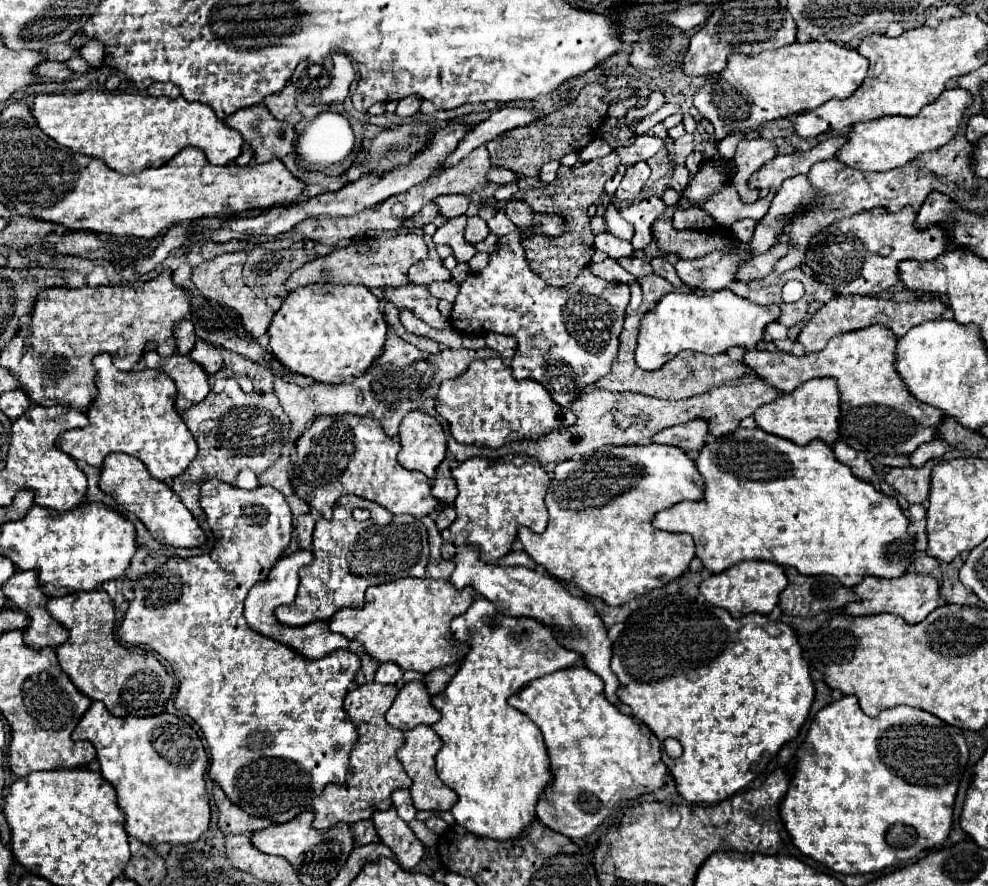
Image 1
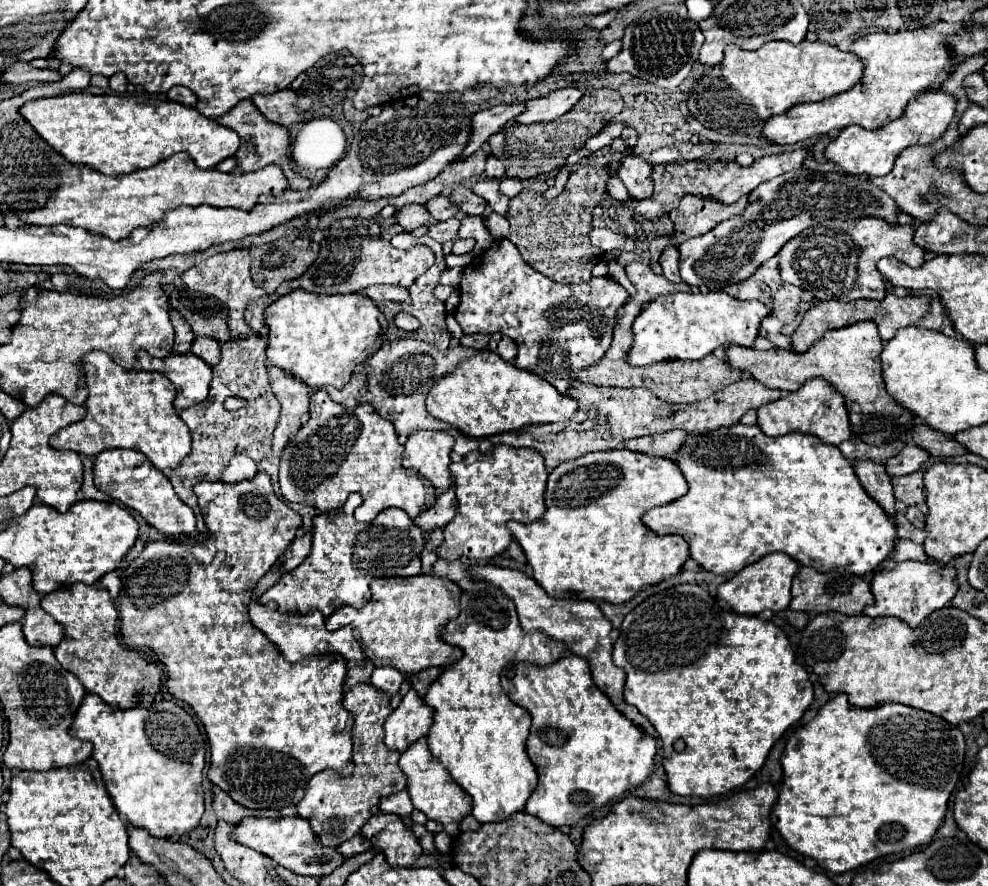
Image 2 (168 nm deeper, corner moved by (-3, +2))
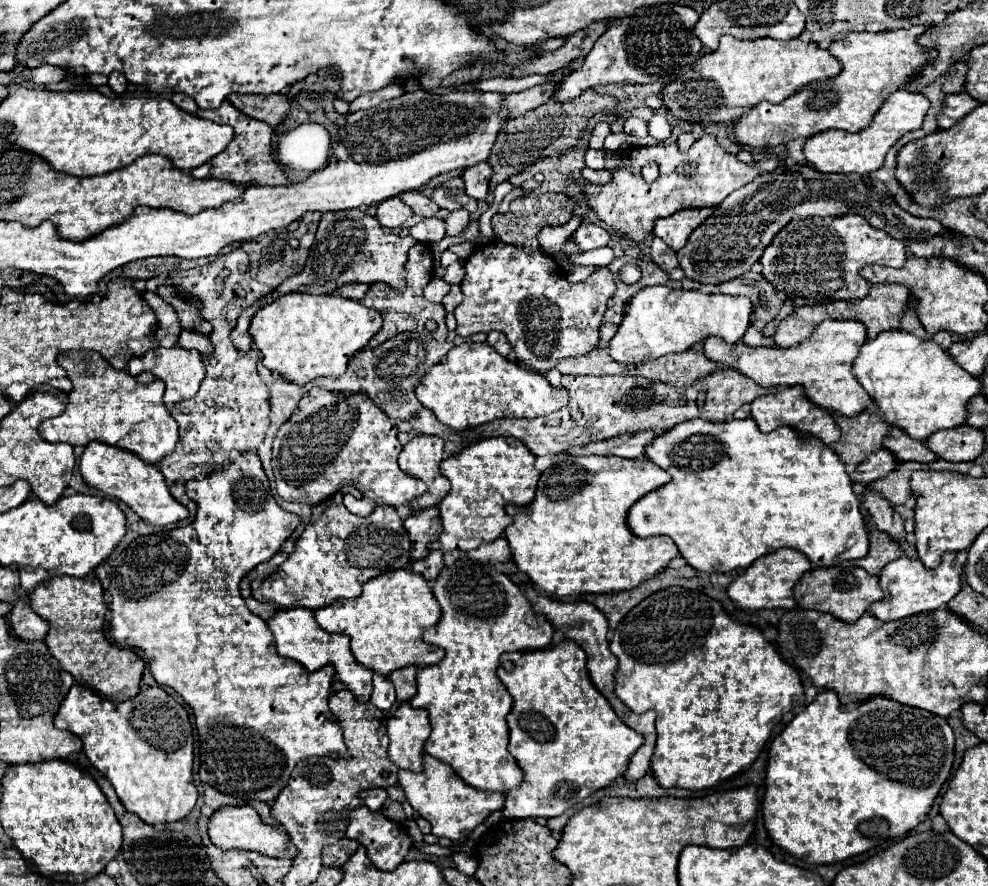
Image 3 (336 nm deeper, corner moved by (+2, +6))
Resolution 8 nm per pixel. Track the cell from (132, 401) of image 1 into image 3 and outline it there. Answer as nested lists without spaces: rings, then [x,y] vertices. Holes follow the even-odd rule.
[[[69,350],[57,356],[57,364],[65,368],[73,390],[63,414],[43,420],[39,434],[47,442],[67,442],[73,446],[85,446],[93,440],[109,446],[119,446],[139,456],[147,464],[159,462],[173,452],[179,442],[177,422],[163,404],[163,380],[141,382],[127,372],[111,368],[99,352],[93,350]]]

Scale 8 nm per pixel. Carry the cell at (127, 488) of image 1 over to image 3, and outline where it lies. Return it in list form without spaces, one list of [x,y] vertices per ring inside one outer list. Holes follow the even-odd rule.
[[[89,442],[81,456],[79,472],[91,488],[101,490],[109,498],[117,498],[117,500],[125,502],[141,520],[145,520],[149,524],[167,526],[167,524],[185,520],[189,516],[187,508],[171,496],[159,468],[143,462],[139,456],[135,456],[127,450],[121,450],[121,448],[103,444],[103,442]]]

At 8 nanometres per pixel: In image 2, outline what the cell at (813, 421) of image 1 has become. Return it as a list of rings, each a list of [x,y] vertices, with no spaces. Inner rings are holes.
[[[820,378],[806,380],[804,386],[798,388],[796,392],[790,392],[772,404],[760,406],[758,408],[758,426],[766,436],[804,432],[804,434],[814,434],[820,440],[824,440],[826,444],[834,444],[834,446],[838,446],[842,440],[852,438],[844,396],[840,396],[840,392],[836,392],[828,384],[828,380],[820,380]]]

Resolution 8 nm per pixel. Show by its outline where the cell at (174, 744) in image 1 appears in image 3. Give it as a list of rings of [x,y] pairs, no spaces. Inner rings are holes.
[[[73,684],[59,712],[55,714],[53,724],[59,730],[69,730],[83,740],[83,752],[87,754],[89,762],[111,780],[121,804],[129,812],[137,814],[145,824],[155,826],[177,822],[193,810],[197,802],[197,788],[193,784],[193,730],[187,710],[163,688],[151,686],[127,702],[113,704],[103,700],[91,688]]]

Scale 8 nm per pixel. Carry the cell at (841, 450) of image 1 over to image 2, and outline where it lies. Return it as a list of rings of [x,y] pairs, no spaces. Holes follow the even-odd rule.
[[[854,460],[852,462],[856,476],[864,490],[886,510],[886,514],[896,514],[896,500],[892,494],[890,476],[886,474],[882,464],[872,464],[872,460]]]

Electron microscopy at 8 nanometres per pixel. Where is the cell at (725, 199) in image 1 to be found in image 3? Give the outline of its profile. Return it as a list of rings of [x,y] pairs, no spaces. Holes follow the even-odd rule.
[[[689,208],[689,210],[679,210],[673,216],[667,218],[659,218],[655,222],[655,230],[653,234],[657,238],[661,238],[669,248],[673,248],[675,252],[679,248],[683,248],[683,244],[687,242],[689,234],[693,232],[693,228],[697,228],[705,218],[709,218],[713,214],[713,208]]]

